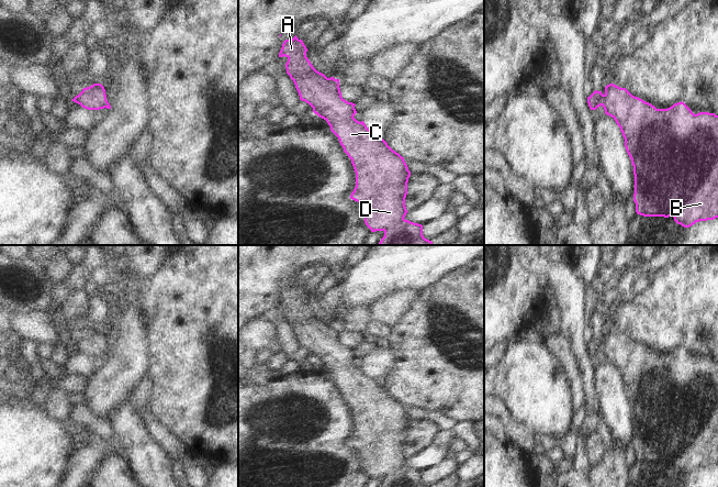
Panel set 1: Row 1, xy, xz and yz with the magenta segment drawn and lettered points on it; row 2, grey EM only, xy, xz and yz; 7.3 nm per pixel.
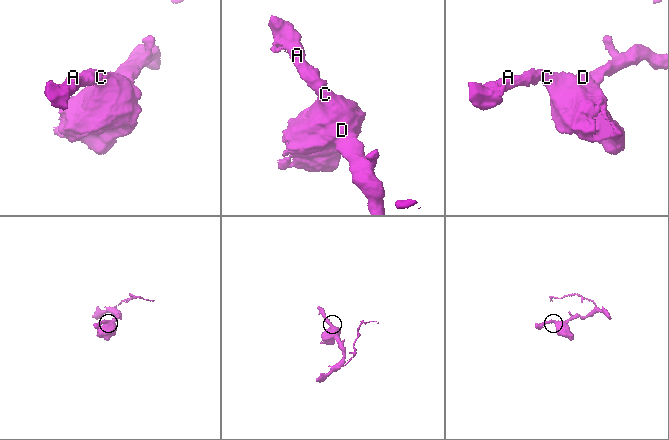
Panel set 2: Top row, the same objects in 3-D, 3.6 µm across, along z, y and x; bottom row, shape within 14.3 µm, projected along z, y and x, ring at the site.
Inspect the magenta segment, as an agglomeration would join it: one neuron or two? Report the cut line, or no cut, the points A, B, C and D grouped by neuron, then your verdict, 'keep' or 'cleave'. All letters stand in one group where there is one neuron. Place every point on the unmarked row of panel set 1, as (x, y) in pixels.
no cut | A B C D | keep

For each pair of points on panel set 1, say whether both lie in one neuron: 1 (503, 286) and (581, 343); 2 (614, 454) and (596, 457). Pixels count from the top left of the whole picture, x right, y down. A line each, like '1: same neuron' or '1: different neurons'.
1: different neurons
2: different neurons

